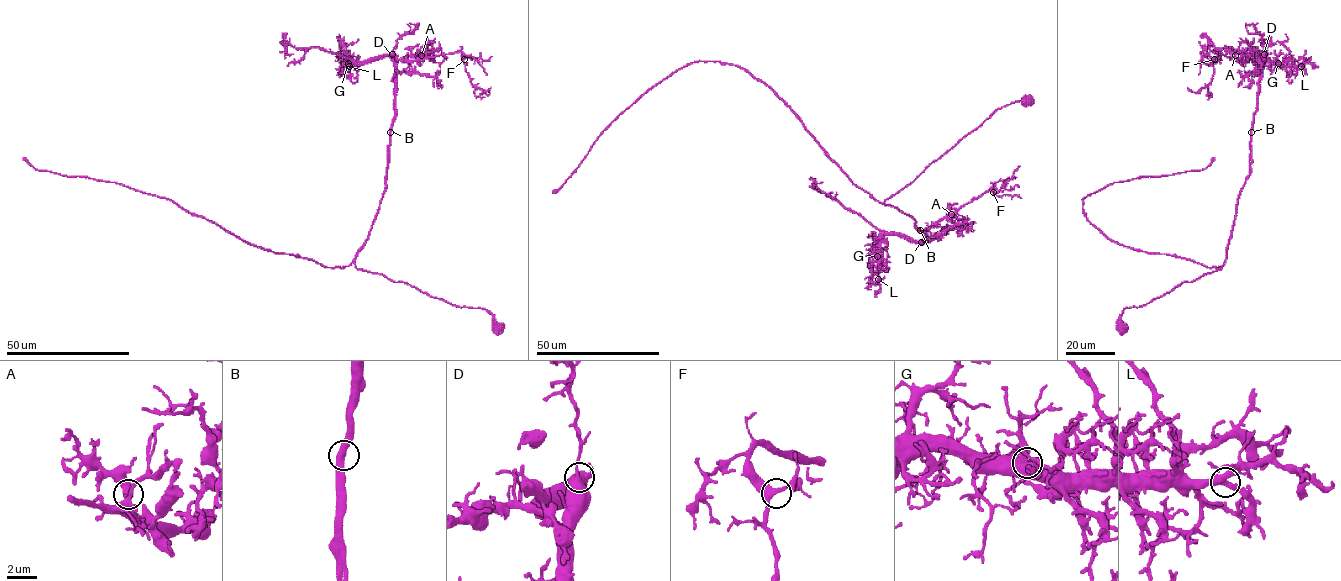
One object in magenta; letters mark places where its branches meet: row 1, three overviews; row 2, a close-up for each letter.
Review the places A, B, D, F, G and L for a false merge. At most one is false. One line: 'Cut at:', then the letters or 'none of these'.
Cut at: none of these

